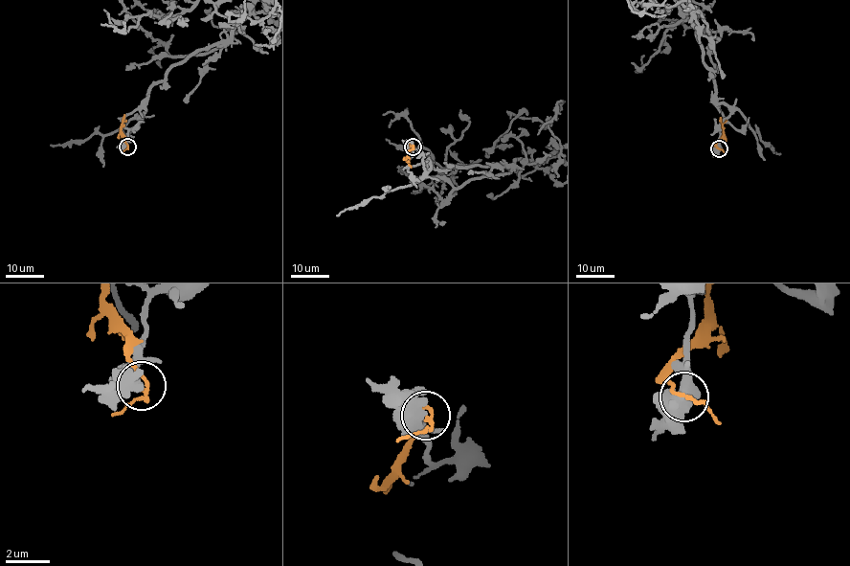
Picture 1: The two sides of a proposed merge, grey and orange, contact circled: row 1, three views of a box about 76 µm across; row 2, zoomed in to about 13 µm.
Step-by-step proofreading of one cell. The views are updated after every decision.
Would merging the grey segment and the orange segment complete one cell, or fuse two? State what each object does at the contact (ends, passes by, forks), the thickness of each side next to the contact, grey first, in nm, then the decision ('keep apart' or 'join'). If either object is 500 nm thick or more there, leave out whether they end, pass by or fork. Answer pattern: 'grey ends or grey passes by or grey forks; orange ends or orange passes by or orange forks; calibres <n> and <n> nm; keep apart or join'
calibres 650 and 140 nm; keep apart

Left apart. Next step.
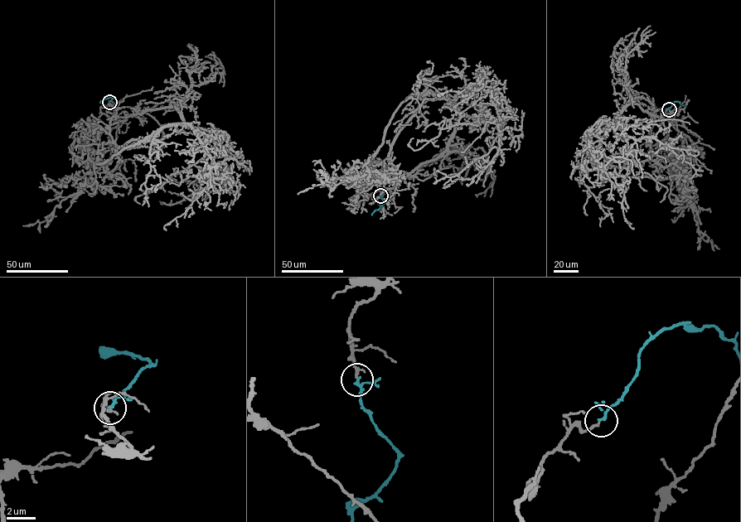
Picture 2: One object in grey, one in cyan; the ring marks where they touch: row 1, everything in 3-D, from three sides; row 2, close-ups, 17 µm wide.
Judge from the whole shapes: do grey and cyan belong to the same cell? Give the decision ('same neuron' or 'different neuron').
same neuron

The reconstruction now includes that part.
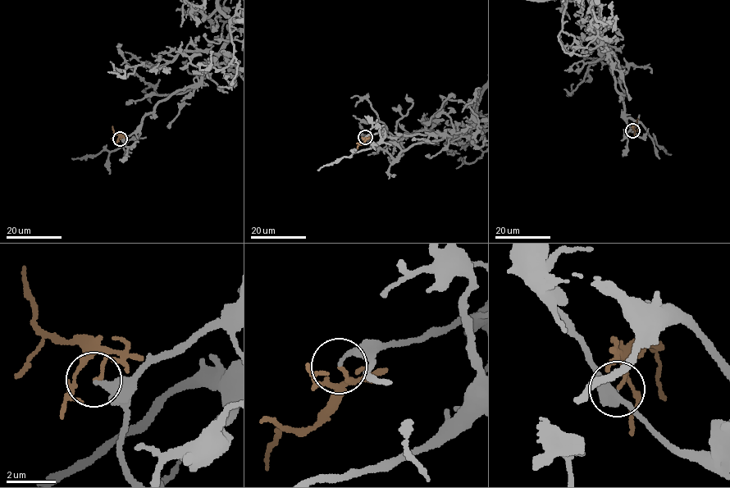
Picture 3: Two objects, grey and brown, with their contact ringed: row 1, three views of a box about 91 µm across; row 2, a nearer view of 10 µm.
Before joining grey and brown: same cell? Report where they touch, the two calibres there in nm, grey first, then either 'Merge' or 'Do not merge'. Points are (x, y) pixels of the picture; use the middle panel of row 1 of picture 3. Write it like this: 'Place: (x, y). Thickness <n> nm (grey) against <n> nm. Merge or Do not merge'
Place: (365, 137). Thickness 180 nm (grey) against 130 nm. Do not merge

